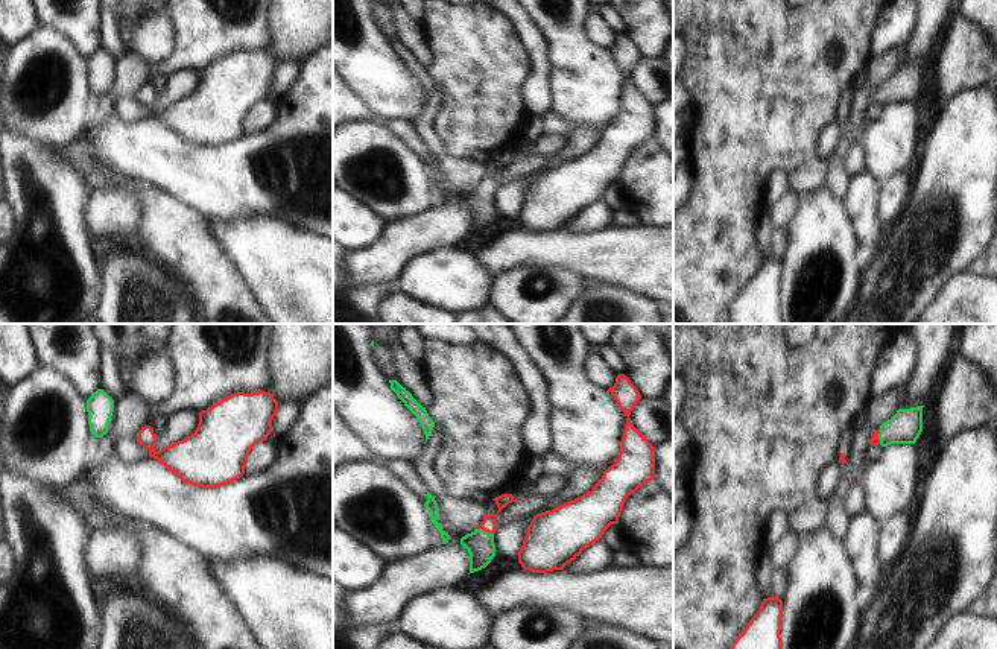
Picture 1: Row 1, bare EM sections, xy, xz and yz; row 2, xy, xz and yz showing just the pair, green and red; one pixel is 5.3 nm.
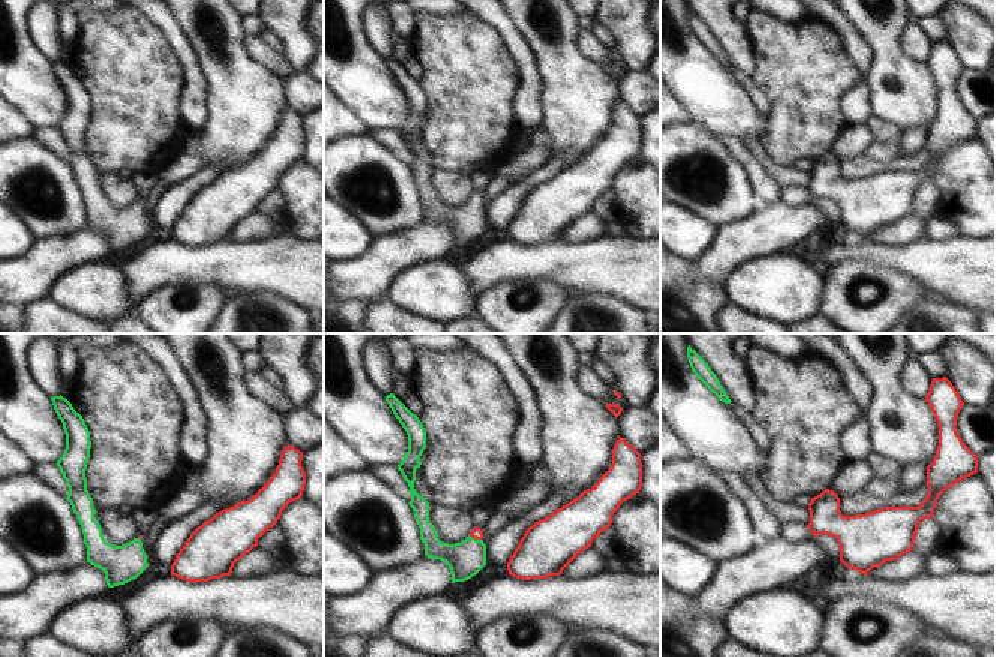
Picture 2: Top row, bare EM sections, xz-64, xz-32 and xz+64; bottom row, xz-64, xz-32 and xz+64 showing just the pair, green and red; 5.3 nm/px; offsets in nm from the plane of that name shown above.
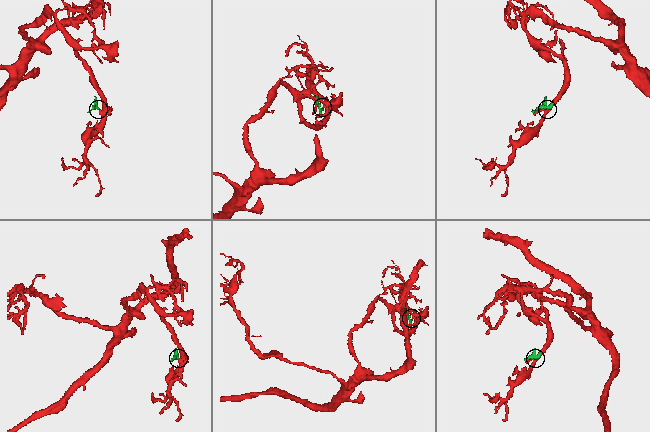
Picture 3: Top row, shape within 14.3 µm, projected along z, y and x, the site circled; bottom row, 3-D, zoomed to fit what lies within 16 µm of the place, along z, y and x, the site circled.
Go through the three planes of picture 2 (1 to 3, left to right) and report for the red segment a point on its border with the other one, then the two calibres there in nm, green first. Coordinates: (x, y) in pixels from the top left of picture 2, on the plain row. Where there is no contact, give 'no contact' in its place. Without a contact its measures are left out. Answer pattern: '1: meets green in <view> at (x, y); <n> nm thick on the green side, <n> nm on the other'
1: no contact
2: meets green in xz-32 at (474, 203); 190 nm thick on the green side, 60 nm on the other
3: no contact

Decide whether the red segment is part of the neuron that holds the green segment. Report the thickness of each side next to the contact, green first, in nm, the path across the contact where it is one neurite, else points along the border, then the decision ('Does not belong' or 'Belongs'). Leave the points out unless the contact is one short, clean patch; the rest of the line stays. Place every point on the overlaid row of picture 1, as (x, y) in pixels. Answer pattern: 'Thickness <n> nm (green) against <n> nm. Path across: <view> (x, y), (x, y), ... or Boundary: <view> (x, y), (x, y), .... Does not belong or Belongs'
Thickness 150 nm (green) against 80 nm. Path across: xz (481, 546), (487, 532), (488, 525). Belongs

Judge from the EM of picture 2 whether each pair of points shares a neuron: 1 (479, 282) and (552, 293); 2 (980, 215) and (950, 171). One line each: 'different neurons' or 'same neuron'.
1: different neurons
2: same neuron

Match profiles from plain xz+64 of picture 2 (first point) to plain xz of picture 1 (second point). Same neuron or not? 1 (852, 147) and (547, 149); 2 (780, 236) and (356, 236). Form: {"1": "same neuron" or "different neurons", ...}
{"1": "different neurons", "2": "different neurons"}

